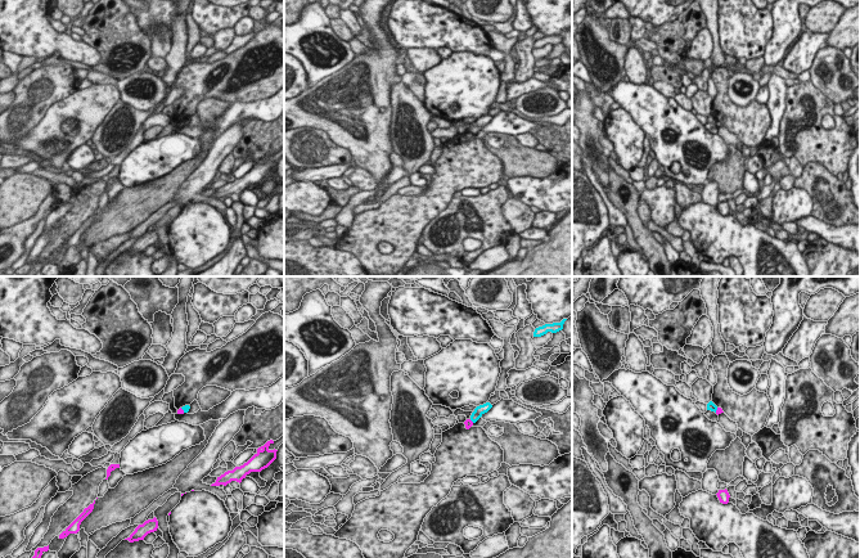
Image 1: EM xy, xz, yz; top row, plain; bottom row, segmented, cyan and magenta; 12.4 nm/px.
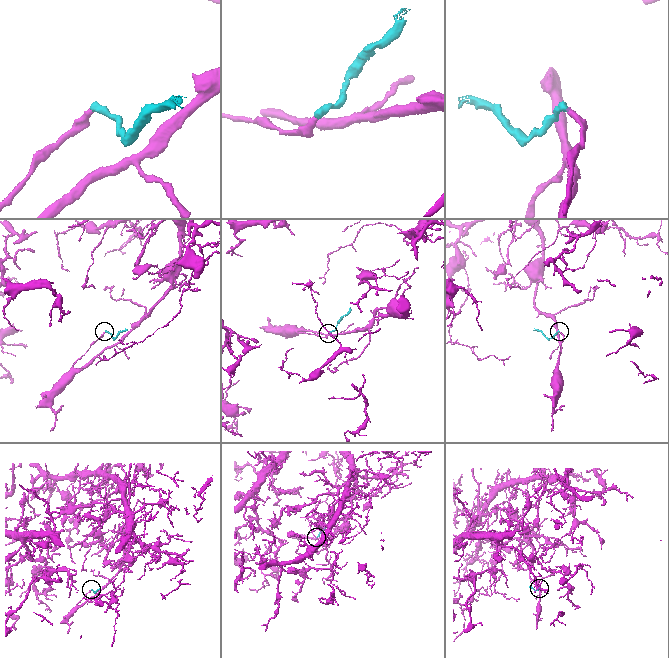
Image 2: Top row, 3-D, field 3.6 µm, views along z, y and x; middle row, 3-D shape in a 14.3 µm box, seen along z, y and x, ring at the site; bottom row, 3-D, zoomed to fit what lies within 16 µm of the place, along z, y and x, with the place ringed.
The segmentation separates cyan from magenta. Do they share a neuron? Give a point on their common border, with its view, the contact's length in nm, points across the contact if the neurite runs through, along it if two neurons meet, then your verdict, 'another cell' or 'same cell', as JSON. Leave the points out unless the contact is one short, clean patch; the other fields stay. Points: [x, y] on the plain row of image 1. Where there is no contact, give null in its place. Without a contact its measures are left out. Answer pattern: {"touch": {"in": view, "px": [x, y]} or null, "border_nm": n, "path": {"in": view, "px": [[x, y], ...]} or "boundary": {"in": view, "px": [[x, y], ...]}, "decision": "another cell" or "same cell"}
{"touch": {"in": "xy", "px": [183, 121]}, "border_nm": 80, "boundary": {"in": "xy", "px": [[180, 120], [184, 124]]}, "decision": "another cell"}

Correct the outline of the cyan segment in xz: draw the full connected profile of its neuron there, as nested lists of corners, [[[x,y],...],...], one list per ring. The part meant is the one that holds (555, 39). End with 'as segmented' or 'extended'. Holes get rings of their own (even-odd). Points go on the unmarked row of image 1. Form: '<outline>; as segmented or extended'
[[[563,31],[560,35],[553,35],[553,36],[545,36],[542,39],[539,39],[533,44],[533,49],[541,49],[546,46],[548,44],[557,45],[563,41],[563,36],[567,31]]]; as segmented

